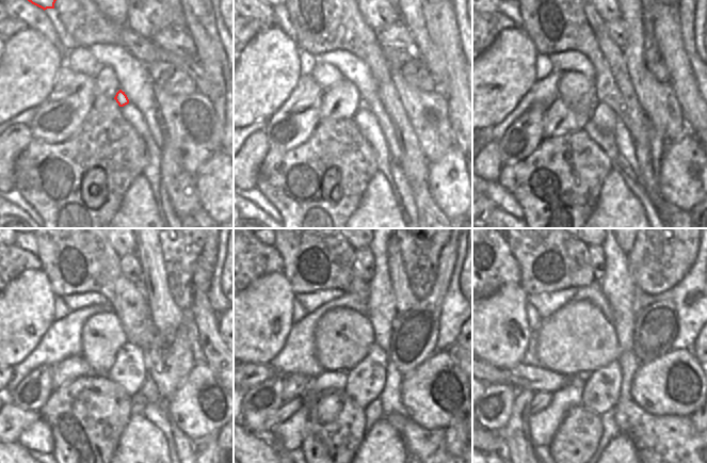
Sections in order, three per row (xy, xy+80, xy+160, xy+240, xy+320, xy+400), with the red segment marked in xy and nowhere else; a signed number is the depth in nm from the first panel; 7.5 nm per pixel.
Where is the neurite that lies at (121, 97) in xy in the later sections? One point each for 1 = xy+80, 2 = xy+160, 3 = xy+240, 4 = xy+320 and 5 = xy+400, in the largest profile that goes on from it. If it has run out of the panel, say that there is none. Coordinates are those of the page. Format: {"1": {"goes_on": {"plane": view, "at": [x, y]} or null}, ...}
{"1": {"goes_on": {"plane": "xy+80", "at": [363, 105]}}, "2": {"goes_on": {"plane": "xy+160", "at": [604, 117]}}, "3": {"goes_on": {"plane": "xy+240", "at": [129, 371]}}, "4": {"goes_on": {"plane": "xy+320", "at": [365, 382]}}, "5": {"goes_on": {"plane": "xy+400", "at": [601, 392]}}}

